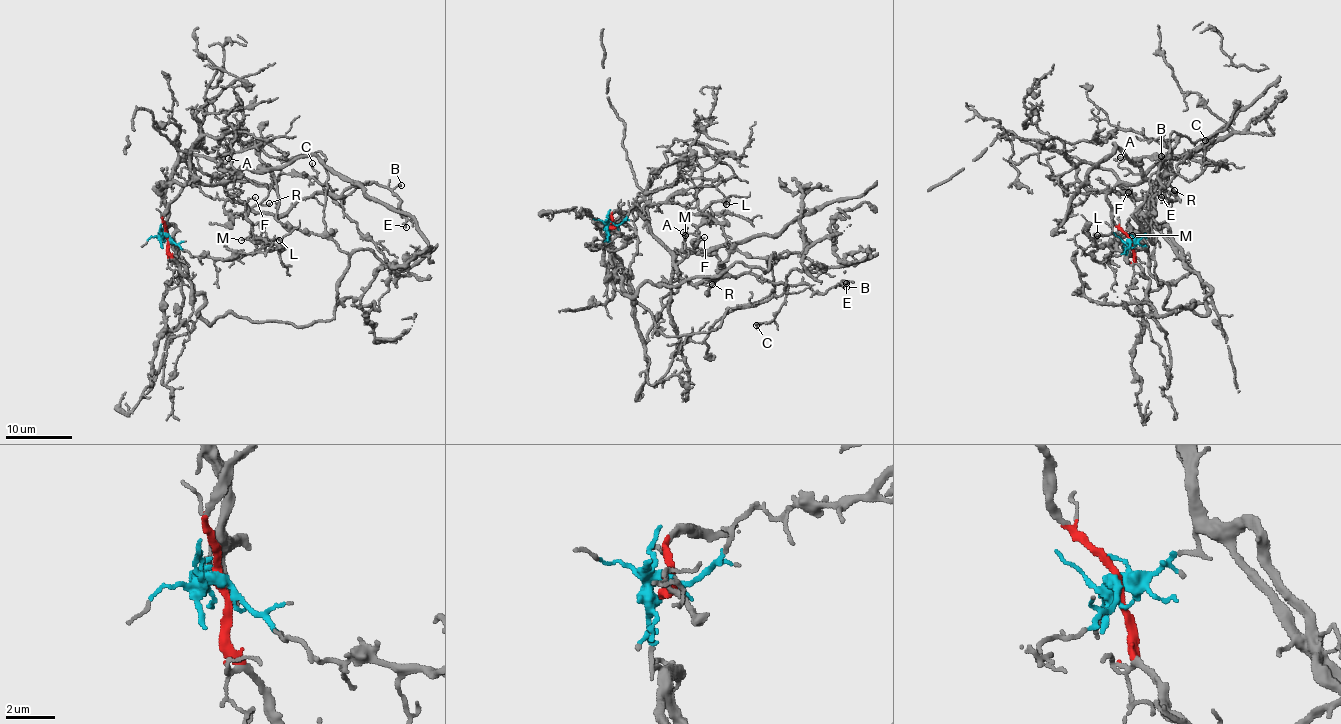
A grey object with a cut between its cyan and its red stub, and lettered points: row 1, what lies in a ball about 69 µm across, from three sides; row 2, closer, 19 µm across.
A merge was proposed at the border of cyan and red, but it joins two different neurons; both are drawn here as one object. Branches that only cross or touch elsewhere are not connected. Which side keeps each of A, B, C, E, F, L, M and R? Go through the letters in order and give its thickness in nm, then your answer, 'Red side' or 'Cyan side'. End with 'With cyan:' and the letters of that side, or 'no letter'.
A: Thickness 200 nm. Red side
B: Thickness 140 nm. Red side
C: Thickness 110 nm. Red side
E: Thickness 150 nm. Red side
F: Thickness 100 nm. Red side
L: Thickness 130 nm. Red side
M: Thickness 100 nm. Red side
R: Thickness 100 nm. Red side
With cyan: no letter

